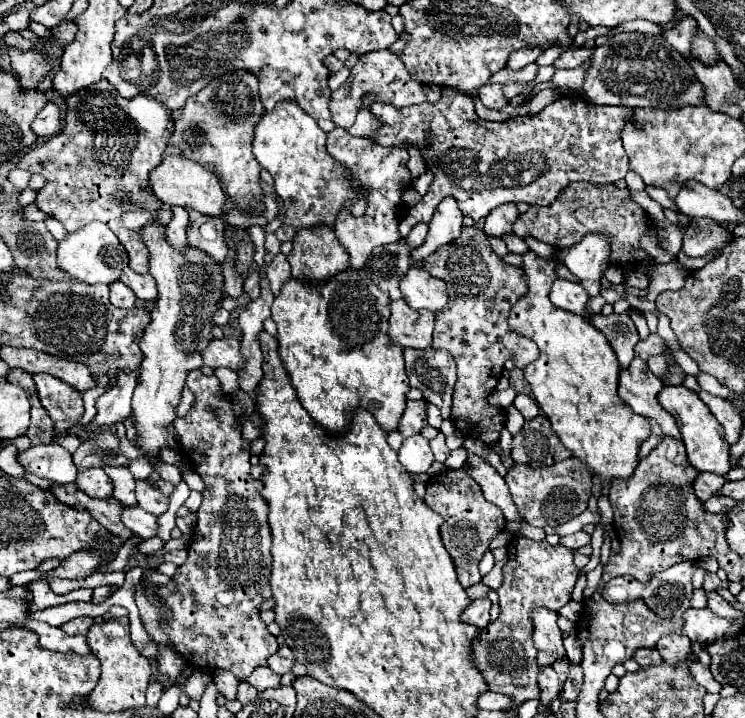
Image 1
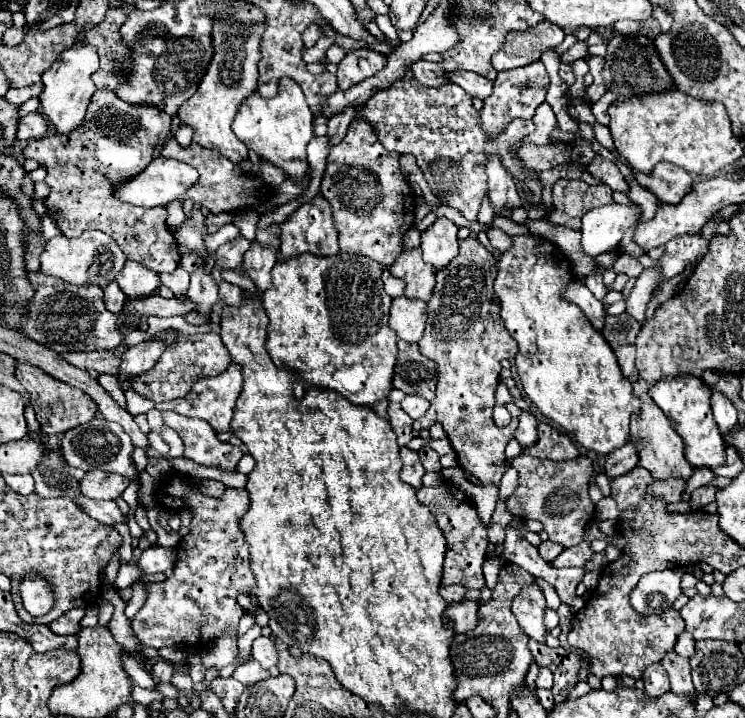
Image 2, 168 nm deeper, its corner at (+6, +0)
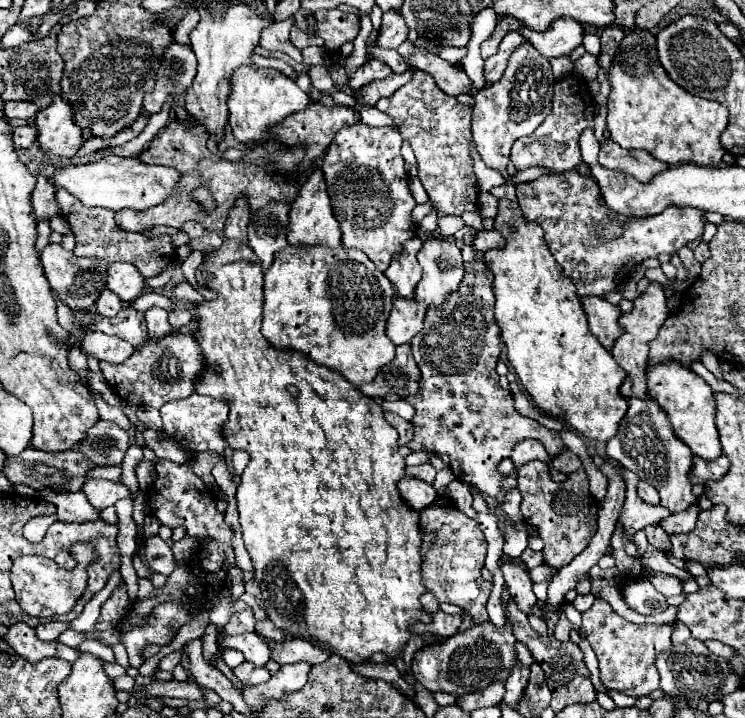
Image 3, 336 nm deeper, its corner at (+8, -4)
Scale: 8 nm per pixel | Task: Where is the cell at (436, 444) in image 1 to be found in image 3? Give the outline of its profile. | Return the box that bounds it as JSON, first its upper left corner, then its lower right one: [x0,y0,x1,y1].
[406,464,436,484]

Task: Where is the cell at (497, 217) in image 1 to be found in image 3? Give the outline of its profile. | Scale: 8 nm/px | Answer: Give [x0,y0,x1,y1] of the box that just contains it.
[472,44,554,170]

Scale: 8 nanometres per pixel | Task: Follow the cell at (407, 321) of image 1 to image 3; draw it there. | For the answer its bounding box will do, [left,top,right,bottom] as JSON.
[386,298,426,344]

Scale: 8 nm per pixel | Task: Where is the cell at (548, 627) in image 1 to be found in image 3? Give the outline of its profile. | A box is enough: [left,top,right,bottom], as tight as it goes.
[500,558,536,614]

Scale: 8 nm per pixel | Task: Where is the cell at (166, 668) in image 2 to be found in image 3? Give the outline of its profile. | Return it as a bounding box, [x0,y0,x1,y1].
[160,648,184,672]

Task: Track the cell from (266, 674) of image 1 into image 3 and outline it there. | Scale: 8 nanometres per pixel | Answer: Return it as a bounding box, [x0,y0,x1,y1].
[232,662,270,686]

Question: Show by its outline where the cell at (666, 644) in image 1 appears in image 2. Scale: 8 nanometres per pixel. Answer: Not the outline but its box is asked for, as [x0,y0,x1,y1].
[660,650,696,698]

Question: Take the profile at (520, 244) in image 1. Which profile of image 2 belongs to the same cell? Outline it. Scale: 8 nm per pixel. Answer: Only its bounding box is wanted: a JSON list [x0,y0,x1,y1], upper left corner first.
[488,228,512,252]

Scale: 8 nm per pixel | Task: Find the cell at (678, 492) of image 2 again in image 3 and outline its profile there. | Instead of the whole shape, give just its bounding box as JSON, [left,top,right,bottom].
[638,480,658,504]

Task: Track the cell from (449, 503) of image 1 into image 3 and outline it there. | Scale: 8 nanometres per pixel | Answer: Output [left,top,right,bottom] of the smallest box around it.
[420,496,492,624]

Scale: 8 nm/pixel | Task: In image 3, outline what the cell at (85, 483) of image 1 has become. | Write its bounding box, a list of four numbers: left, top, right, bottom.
[82,478,130,510]

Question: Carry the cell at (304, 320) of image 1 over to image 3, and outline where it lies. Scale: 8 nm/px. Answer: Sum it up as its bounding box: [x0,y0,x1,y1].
[262,246,396,386]

